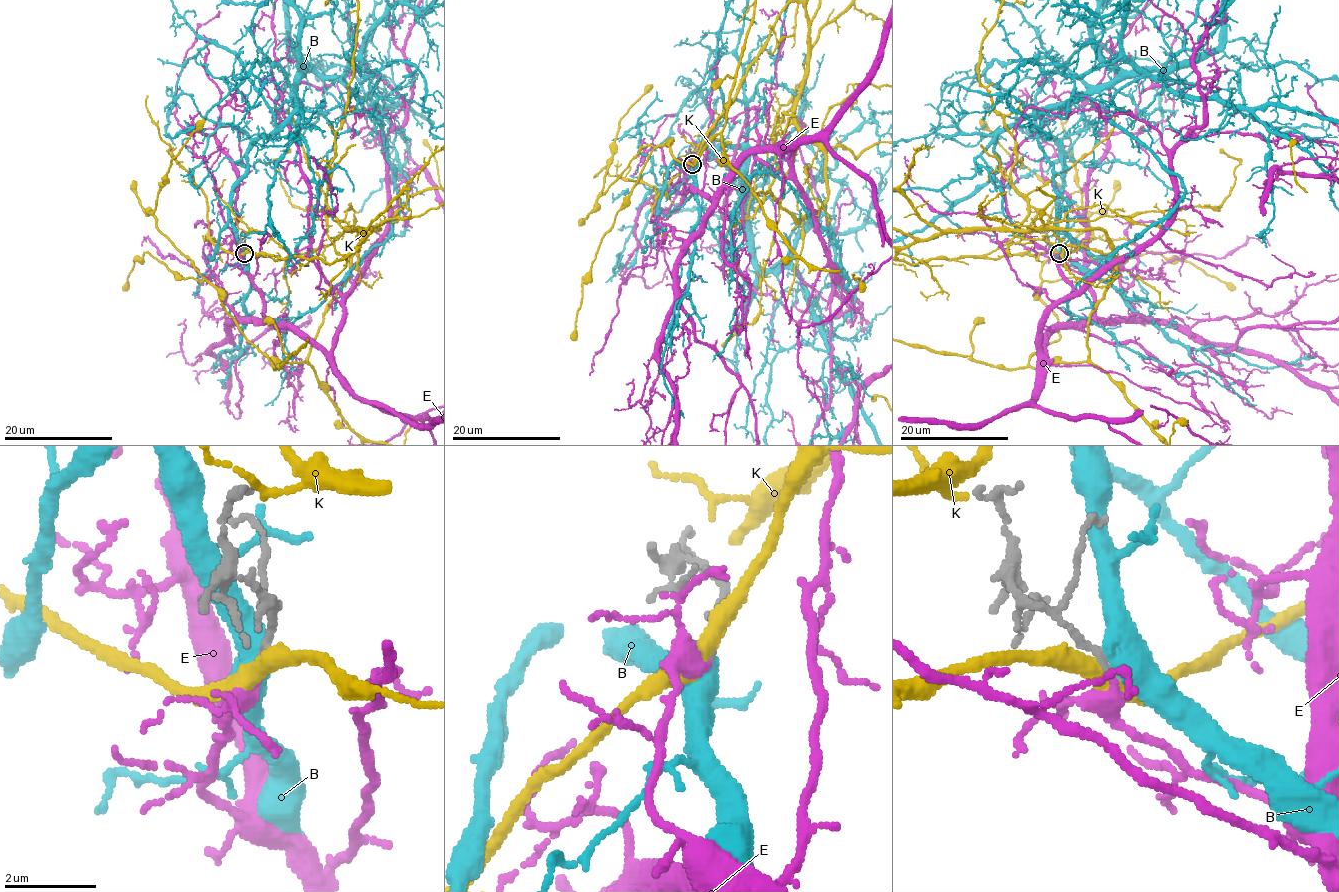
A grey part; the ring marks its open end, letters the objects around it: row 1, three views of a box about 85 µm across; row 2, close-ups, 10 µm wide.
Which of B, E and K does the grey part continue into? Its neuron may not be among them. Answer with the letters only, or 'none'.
E

